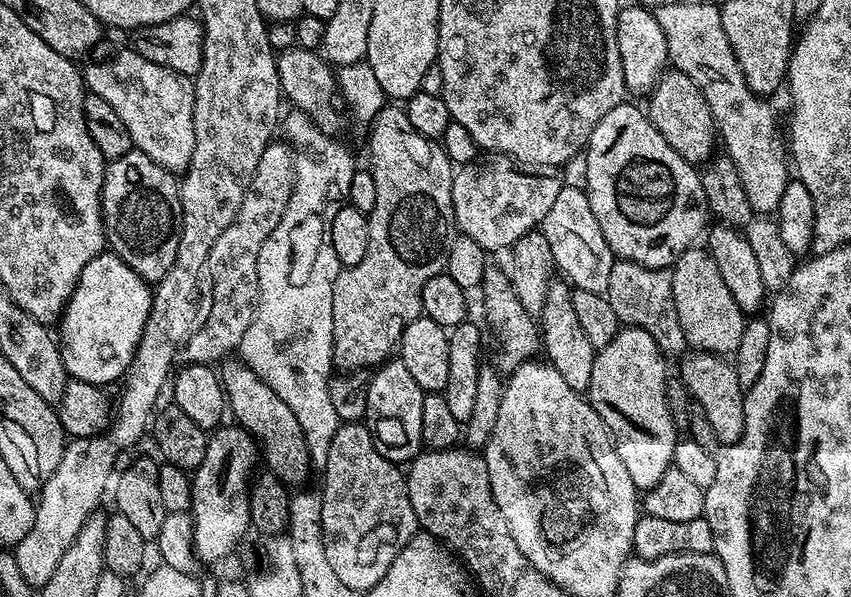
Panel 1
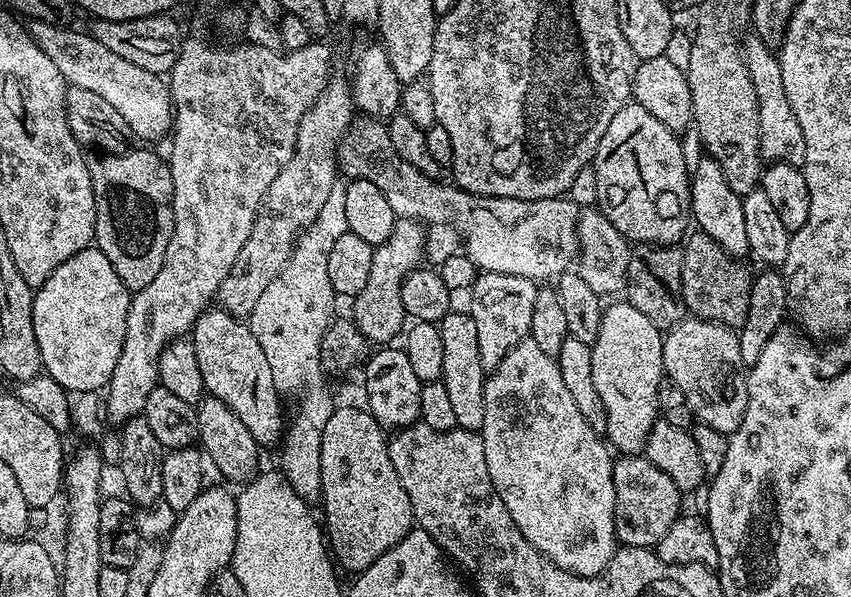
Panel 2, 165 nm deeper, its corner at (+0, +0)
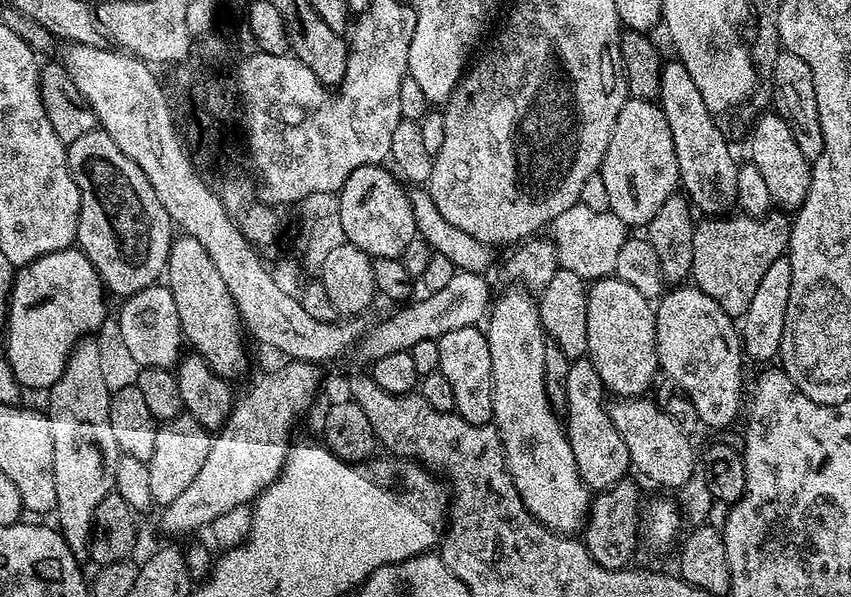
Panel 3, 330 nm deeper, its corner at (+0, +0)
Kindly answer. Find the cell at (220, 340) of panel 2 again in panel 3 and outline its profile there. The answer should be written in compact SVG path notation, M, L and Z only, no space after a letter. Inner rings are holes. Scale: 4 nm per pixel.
M180 234L173 239L166 284L174 294L174 306L178 306L178 318L187 347L208 363L214 374L229 382L235 381L235 376L242 375L248 368L244 321L240 319L240 311L230 290L226 290L226 282L222 282L222 274L218 274L210 254L206 254L198 238Z

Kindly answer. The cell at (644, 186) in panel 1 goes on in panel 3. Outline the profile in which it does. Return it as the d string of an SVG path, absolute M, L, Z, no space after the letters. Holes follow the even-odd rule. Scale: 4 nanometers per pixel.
M635 98L624 103L618 122L614 122L614 134L610 134L610 146L606 146L599 174L606 184L608 211L618 214L624 224L647 226L650 218L658 214L662 202L674 195L680 182L674 138L659 103Z

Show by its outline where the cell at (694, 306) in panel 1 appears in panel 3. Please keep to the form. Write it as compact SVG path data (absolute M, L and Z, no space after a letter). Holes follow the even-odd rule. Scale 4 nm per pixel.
M773 210L766 216L725 214L701 221L694 230L691 283L700 288L702 294L710 294L727 316L744 316L766 270L788 251L792 220L783 211Z

